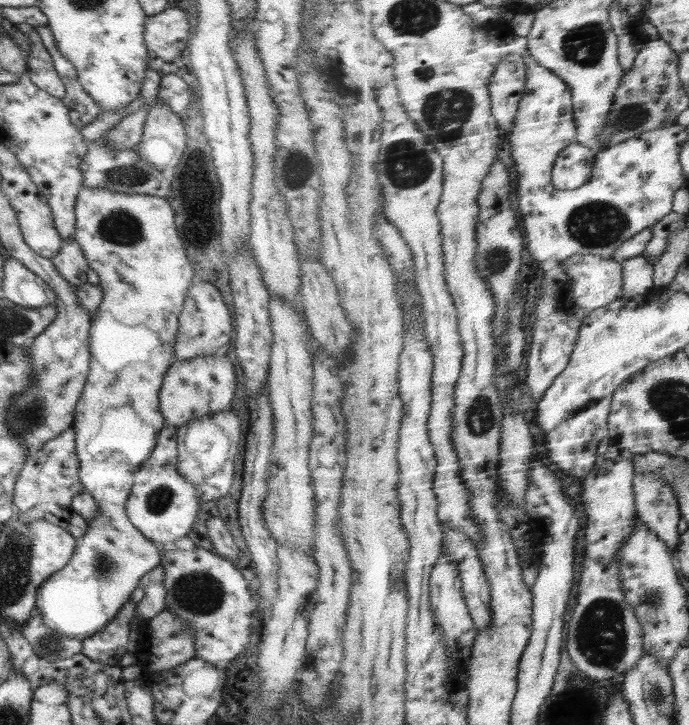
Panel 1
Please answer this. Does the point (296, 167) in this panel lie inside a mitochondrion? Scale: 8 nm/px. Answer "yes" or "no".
yes

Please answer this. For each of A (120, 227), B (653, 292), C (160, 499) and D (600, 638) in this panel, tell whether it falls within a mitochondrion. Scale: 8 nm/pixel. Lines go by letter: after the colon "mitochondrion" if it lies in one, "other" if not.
A: mitochondrion
B: other
C: mitochondrion
D: mitochondrion

